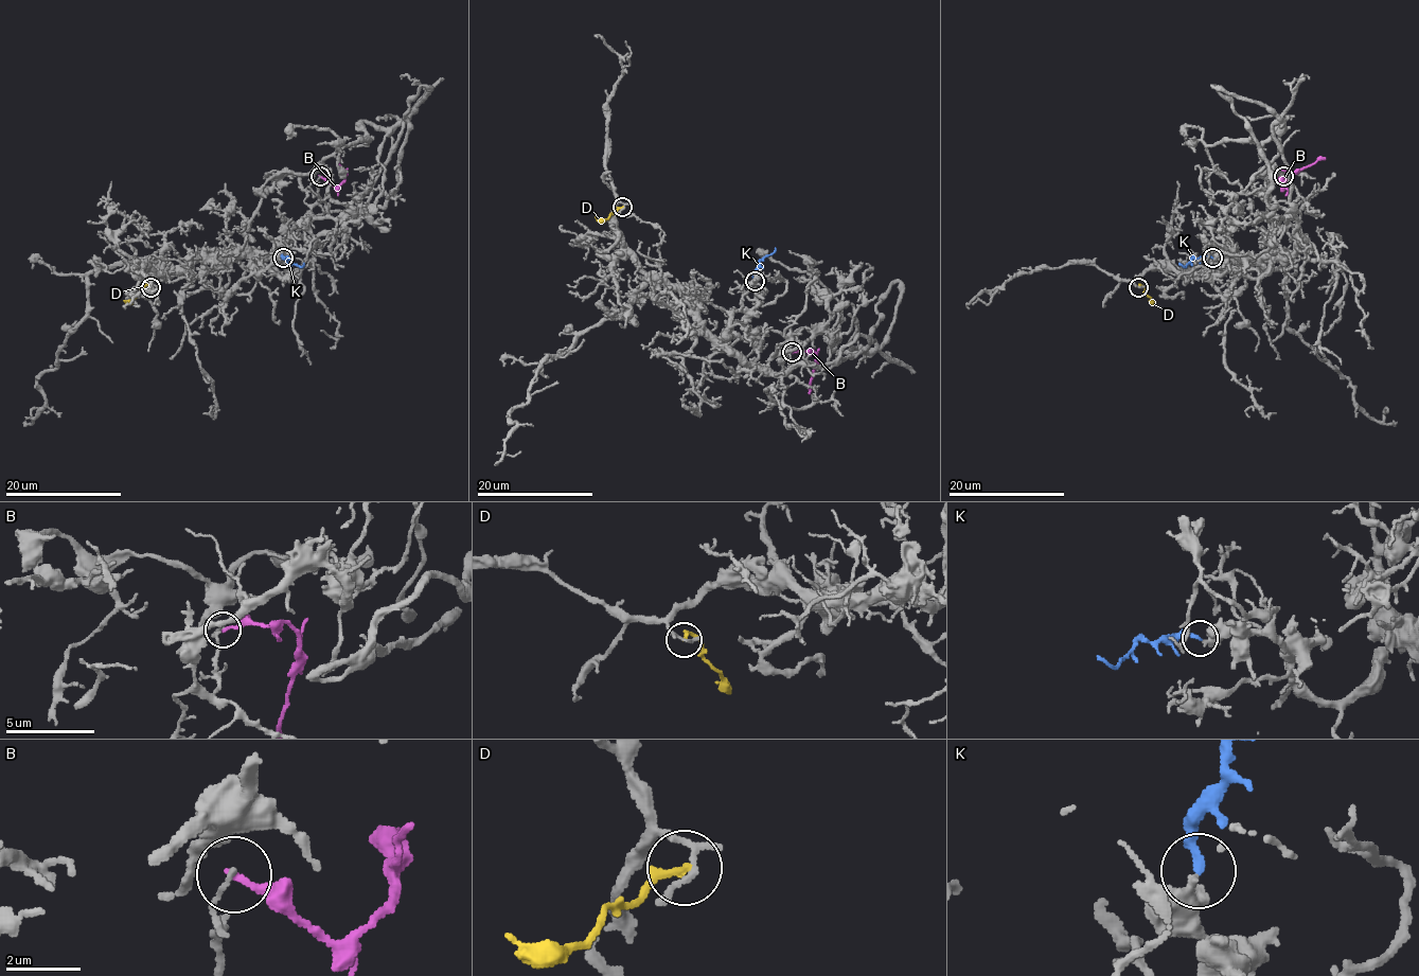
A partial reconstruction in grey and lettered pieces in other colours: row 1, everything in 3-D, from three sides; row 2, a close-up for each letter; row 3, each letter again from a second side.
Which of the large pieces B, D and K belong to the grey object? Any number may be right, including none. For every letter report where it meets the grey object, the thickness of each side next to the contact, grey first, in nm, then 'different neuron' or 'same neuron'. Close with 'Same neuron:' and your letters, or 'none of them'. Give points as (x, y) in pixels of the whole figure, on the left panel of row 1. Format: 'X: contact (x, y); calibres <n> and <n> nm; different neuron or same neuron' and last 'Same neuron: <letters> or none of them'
B: contact (320, 176); calibres 120 and 190 nm; different neuron
D: contact (151, 287); calibres 160 and 200 nm; different neuron
K: contact (283, 258); calibres 480 and 240 nm; same neuron
Same neuron: K

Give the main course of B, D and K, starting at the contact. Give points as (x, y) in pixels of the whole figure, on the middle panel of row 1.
B: (792, 353), (815, 354), (808, 393)
D: (623, 207), (607, 218), (596, 216)
K: (755, 280), (759, 263), (775, 247)

